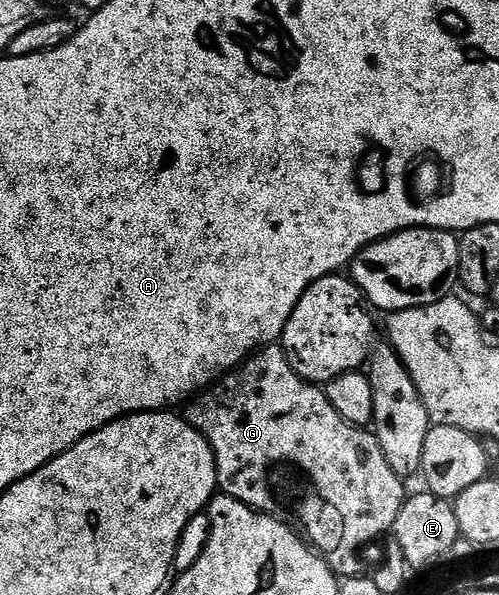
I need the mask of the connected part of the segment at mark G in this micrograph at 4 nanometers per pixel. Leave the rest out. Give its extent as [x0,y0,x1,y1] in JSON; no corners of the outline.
[183,345,407,577]

